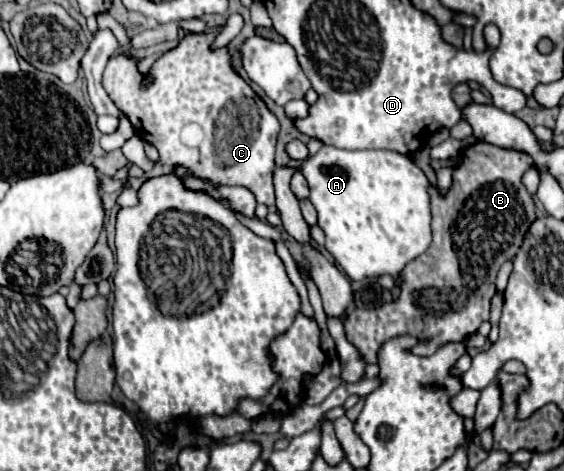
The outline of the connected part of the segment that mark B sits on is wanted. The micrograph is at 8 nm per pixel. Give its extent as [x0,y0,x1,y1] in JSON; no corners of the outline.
[342,142,536,364]

